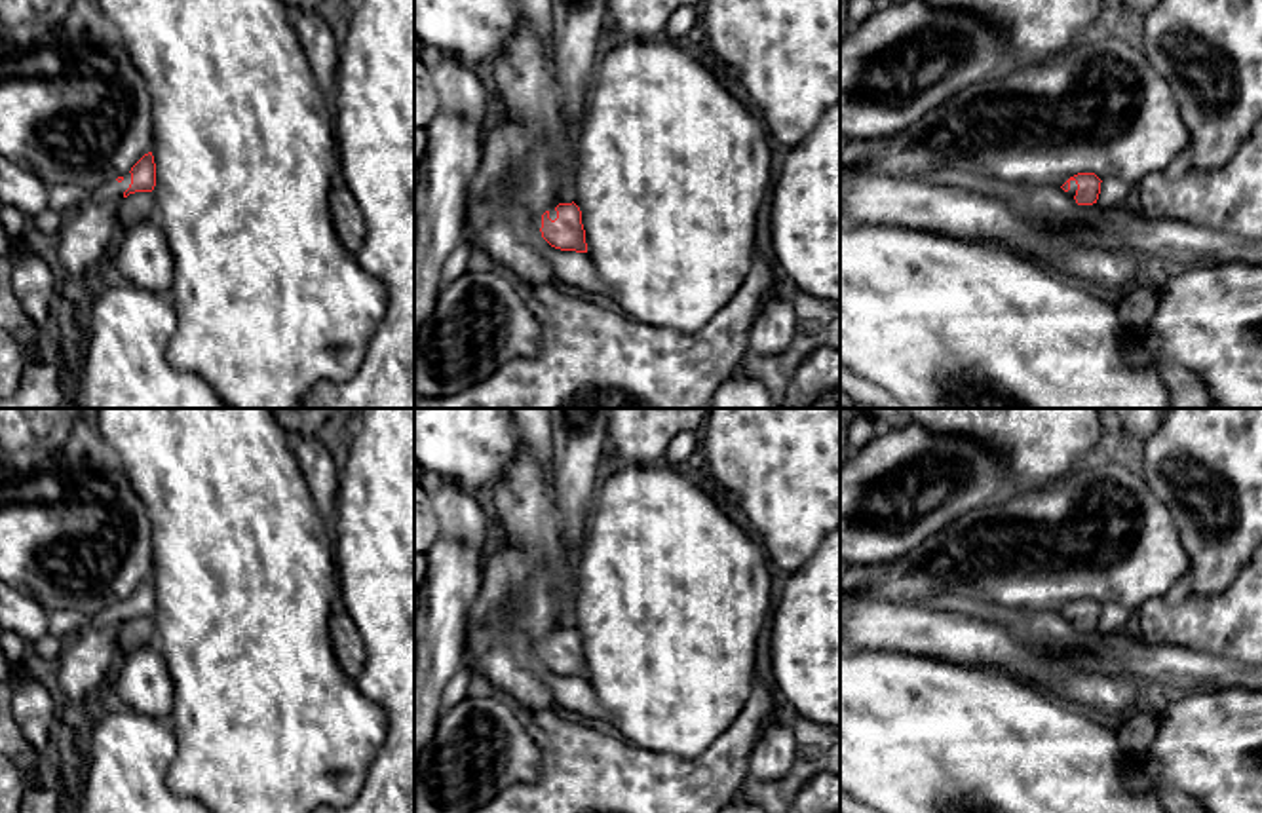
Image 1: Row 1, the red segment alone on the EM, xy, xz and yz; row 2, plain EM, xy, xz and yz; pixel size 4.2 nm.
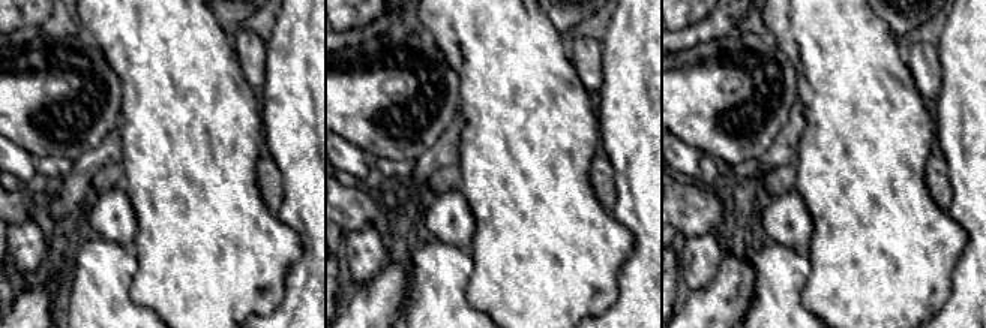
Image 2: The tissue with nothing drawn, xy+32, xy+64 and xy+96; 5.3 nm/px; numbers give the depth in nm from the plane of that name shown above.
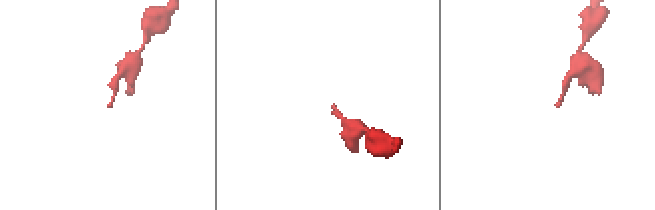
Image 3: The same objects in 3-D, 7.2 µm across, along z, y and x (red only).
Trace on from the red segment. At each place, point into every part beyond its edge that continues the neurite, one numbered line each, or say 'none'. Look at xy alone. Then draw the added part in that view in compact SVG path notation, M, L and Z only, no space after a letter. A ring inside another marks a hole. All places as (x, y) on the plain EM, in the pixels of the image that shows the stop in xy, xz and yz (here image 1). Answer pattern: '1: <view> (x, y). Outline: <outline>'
1: xy (84, 673). Outline: M131 598L124 606L105 608L89 617L76 642L59 657L57 682L67 701L67 714L86 712L106 690L118 663L118 631L131 610Z

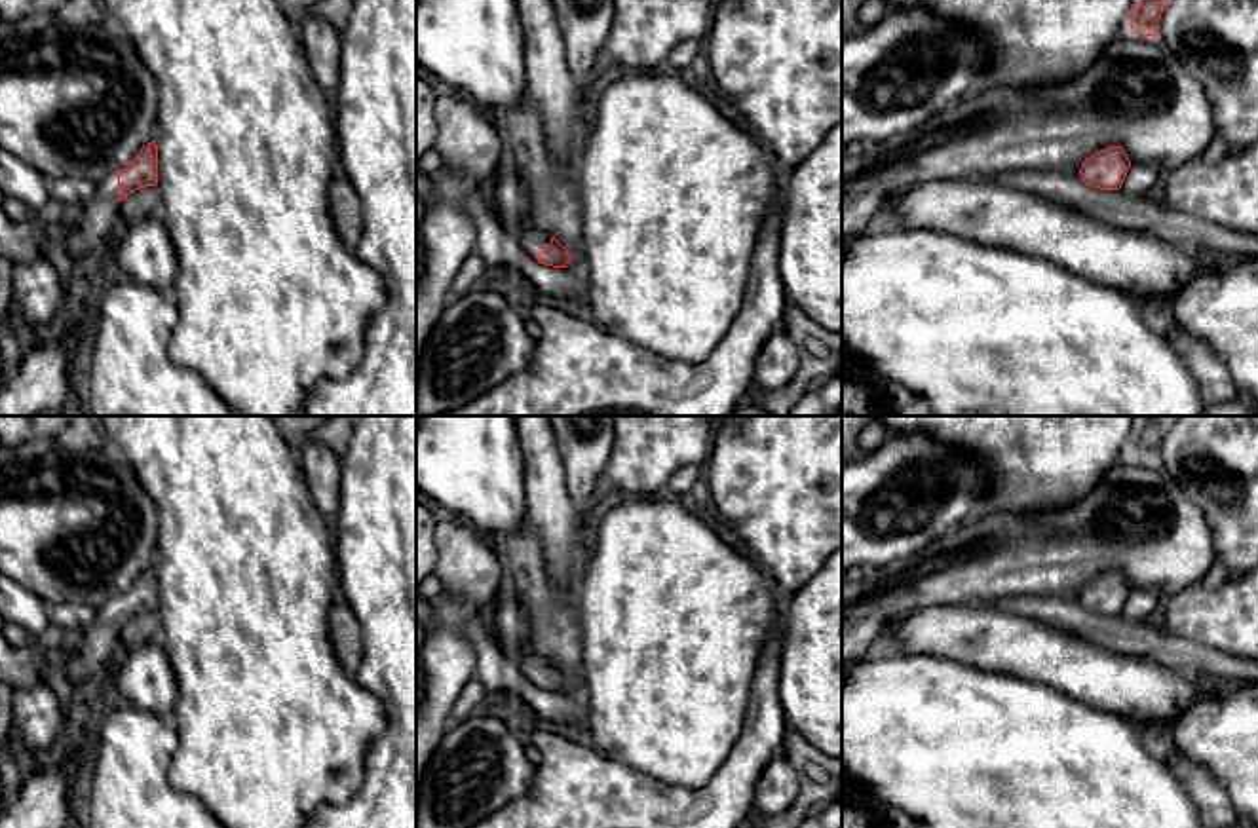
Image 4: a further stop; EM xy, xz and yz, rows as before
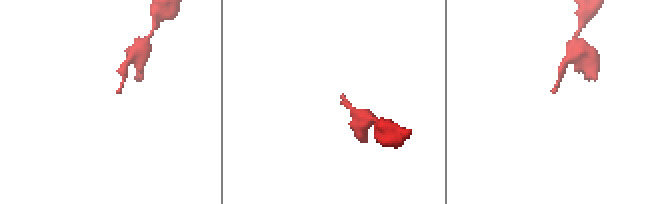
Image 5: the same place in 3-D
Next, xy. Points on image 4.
1: xy (99, 648). Outline: M112 598L97 610L93 625L67 651L67 678L78 699L86 699L99 687L99 674L116 665L120 657L120 630L118 598Z

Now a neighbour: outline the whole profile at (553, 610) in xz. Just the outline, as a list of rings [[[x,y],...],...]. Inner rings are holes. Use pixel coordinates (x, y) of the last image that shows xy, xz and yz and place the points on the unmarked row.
[[[524,515],[521,526],[500,545],[505,587],[513,591],[532,621],[534,653],[555,663],[572,682],[566,697],[583,699],[581,629],[578,593],[559,585],[547,570],[536,526]]]

